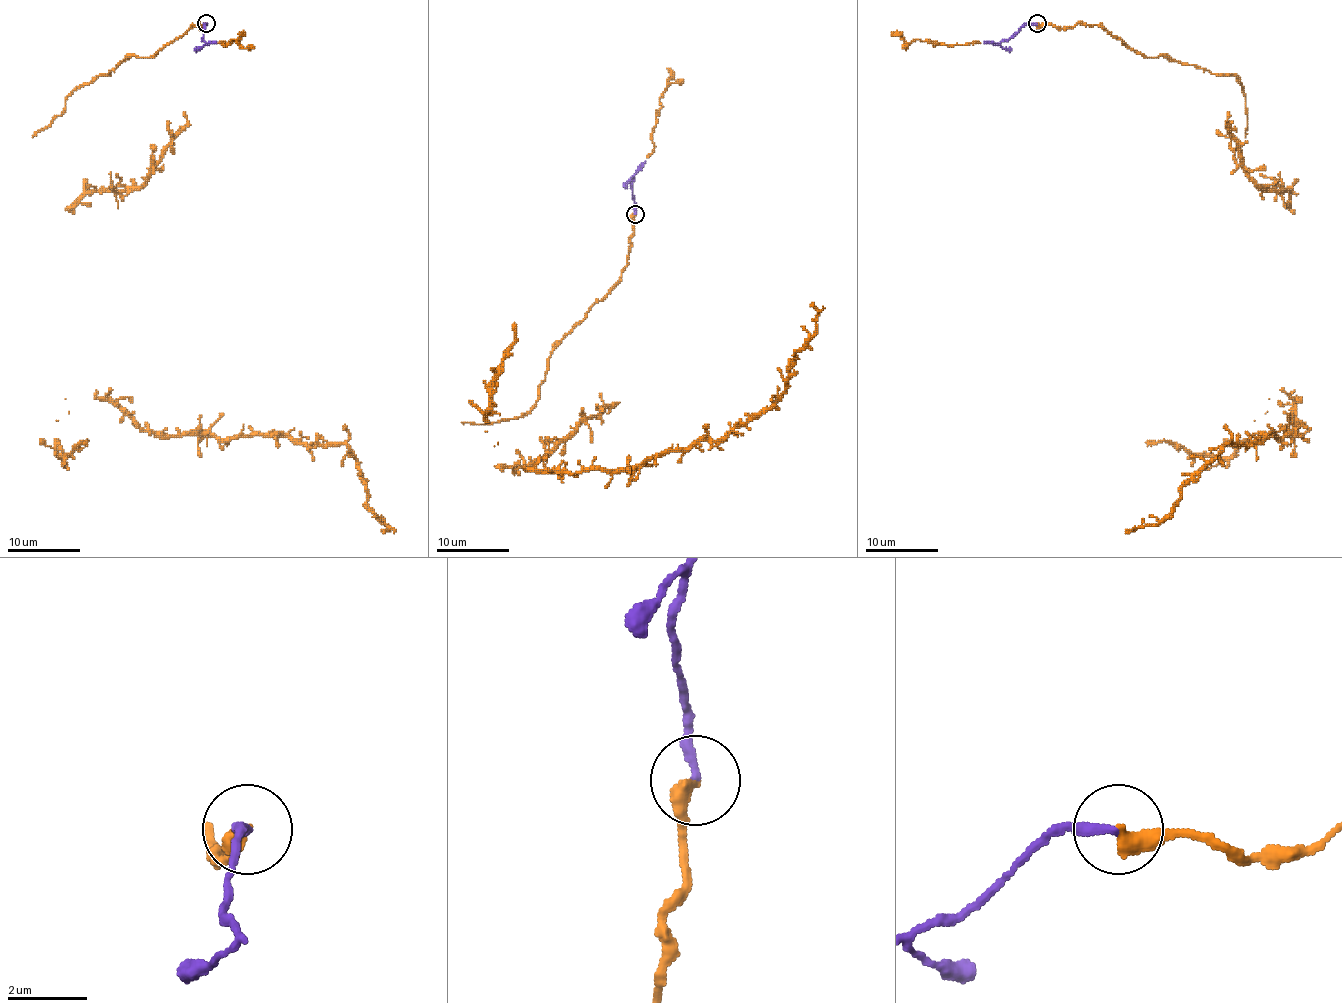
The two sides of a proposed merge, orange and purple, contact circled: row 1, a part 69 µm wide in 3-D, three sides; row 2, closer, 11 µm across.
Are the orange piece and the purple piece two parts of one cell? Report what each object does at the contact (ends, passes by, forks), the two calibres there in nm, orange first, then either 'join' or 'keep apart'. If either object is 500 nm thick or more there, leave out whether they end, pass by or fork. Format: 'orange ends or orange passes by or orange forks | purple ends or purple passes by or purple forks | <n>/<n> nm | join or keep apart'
orange ends | purple ends | 420/240 nm | join

